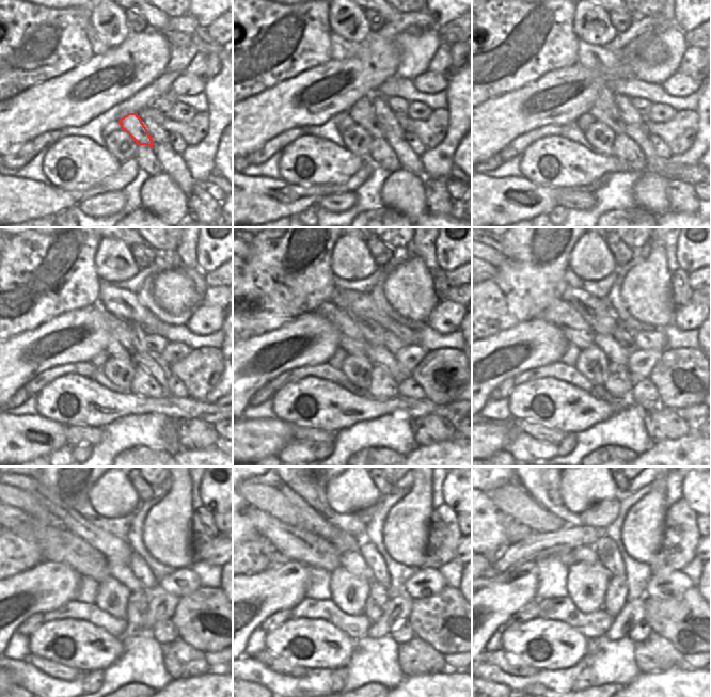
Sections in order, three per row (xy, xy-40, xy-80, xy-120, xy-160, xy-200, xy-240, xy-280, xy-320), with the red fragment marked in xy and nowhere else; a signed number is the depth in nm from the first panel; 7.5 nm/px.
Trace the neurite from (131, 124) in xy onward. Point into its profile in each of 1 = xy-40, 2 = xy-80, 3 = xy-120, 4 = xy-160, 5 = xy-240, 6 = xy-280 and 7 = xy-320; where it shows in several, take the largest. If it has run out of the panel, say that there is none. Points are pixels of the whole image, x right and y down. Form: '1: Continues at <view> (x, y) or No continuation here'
1: Continues at xy-40 (363, 113)
2: Continues at xy-80 (603, 110)
3: Continues at xy-120 (120, 346)
4: Continues at xy-160 (357, 345)
5: Continues at xy-240 (50, 539)
6: Continues at xy-280 (285, 538)
7: Continues at xy-320 (515, 532)

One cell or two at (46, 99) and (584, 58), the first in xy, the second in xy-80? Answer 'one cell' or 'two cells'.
two cells

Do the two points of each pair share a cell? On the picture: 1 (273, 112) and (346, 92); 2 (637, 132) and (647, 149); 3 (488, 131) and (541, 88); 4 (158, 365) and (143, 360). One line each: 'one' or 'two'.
1: one
2: one
3: one
4: one

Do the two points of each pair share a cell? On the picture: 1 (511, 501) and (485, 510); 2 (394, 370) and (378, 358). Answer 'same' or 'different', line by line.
1: different
2: same

